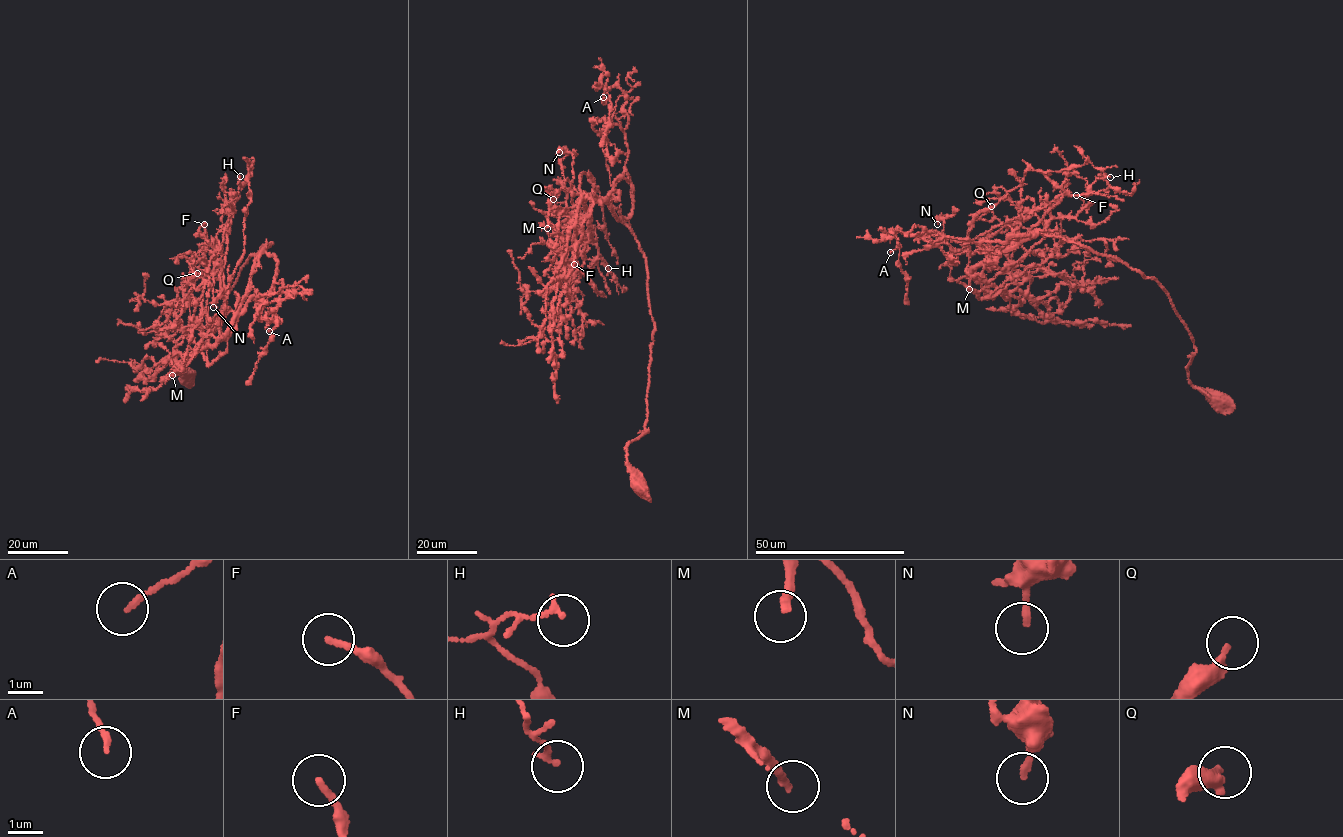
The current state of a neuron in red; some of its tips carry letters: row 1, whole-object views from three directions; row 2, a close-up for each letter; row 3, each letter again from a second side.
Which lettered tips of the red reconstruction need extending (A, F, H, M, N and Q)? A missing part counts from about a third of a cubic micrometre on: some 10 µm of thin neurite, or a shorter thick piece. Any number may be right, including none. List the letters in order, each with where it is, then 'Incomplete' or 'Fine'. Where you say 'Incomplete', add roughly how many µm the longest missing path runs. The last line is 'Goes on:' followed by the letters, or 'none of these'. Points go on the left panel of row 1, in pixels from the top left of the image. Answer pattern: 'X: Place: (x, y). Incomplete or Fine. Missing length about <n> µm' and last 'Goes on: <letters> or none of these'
A: Place: (269, 331). Fine
F: Place: (204, 224). Fine
H: Place: (240, 176). Fine
M: Place: (172, 375). Incomplete. Missing length about 20 µm
N: Place: (213, 307). Fine
Q: Place: (197, 273). Fine
Goes on: M

